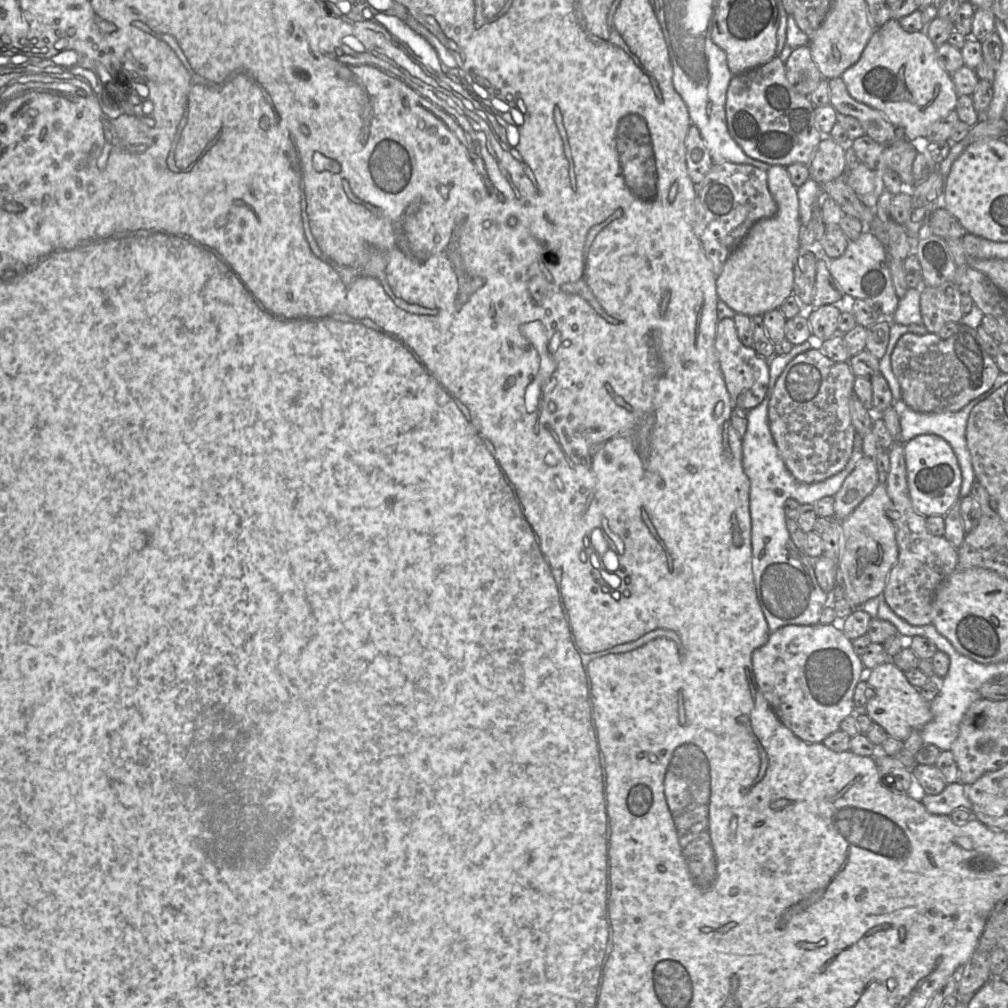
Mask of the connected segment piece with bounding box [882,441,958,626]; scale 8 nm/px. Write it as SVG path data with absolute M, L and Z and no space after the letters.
M893 441L888 450L890 467L886 481L892 501L889 513L896 534L898 560L891 569L883 597L891 610L914 626L932 624L932 604L943 581L958 568L958 550L944 536L932 535L926 527L926 517L918 513L910 499L904 442Z

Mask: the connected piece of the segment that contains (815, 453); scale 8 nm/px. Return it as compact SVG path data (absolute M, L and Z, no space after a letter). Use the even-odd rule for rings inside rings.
M812 348L792 359L778 377L768 406L769 427L782 460L799 482L824 481L849 461L856 433L850 414L855 378L848 361L835 362Z

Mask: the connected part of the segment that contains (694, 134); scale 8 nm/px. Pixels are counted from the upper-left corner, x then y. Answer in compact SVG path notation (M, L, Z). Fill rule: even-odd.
M691 124L685 139L686 166L694 184L700 183L713 166L713 161L698 127Z

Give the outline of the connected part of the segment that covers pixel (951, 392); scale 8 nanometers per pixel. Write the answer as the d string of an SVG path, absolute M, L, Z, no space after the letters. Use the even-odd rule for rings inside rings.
M961 322L955 333L946 339L936 334L924 335L906 333L897 341L891 355L891 367L901 388L901 398L907 407L917 412L944 413L956 412L977 398L994 384L1000 374L995 359L986 351L976 329Z

